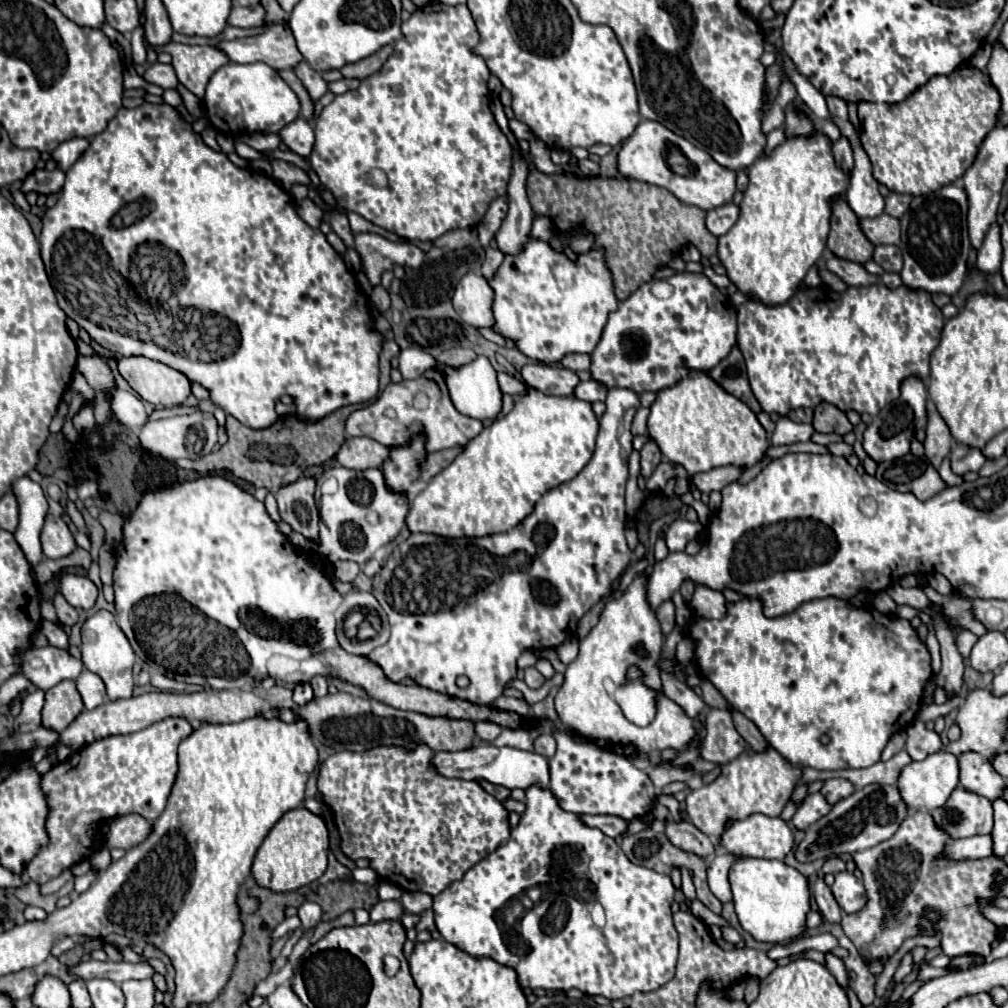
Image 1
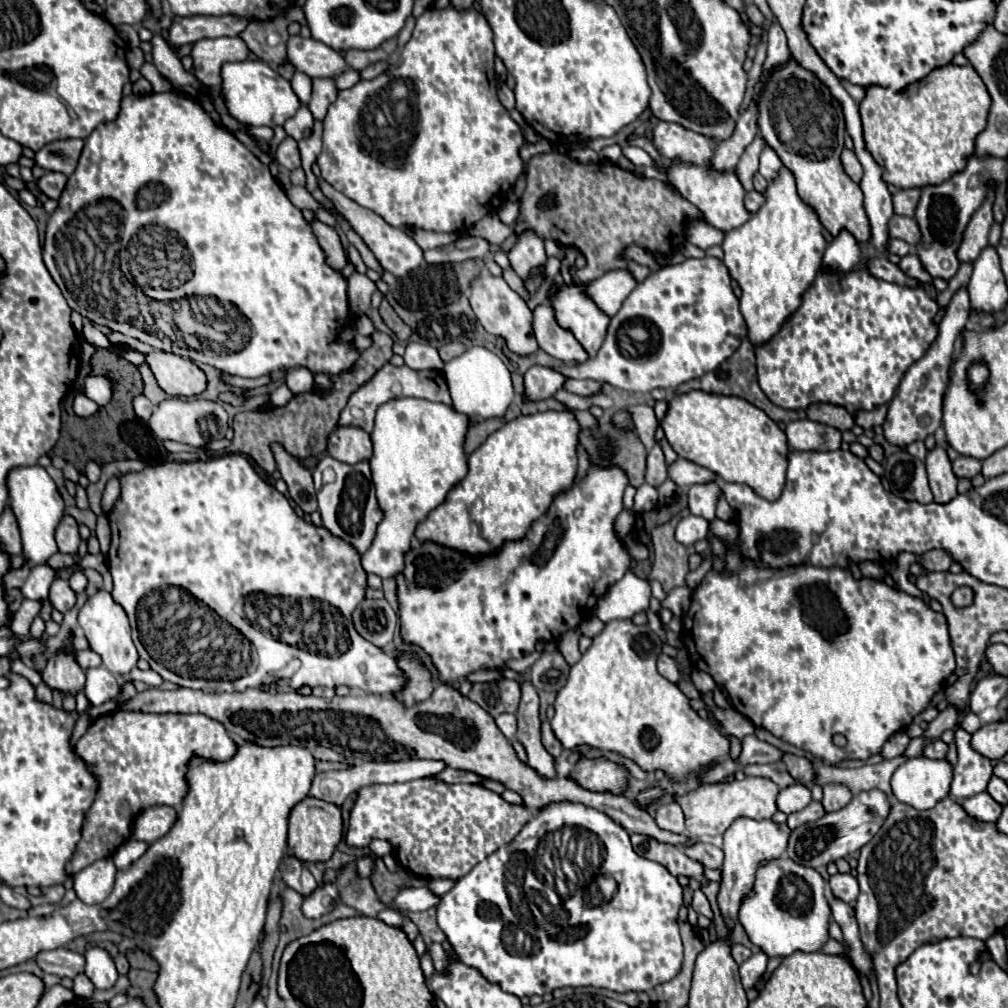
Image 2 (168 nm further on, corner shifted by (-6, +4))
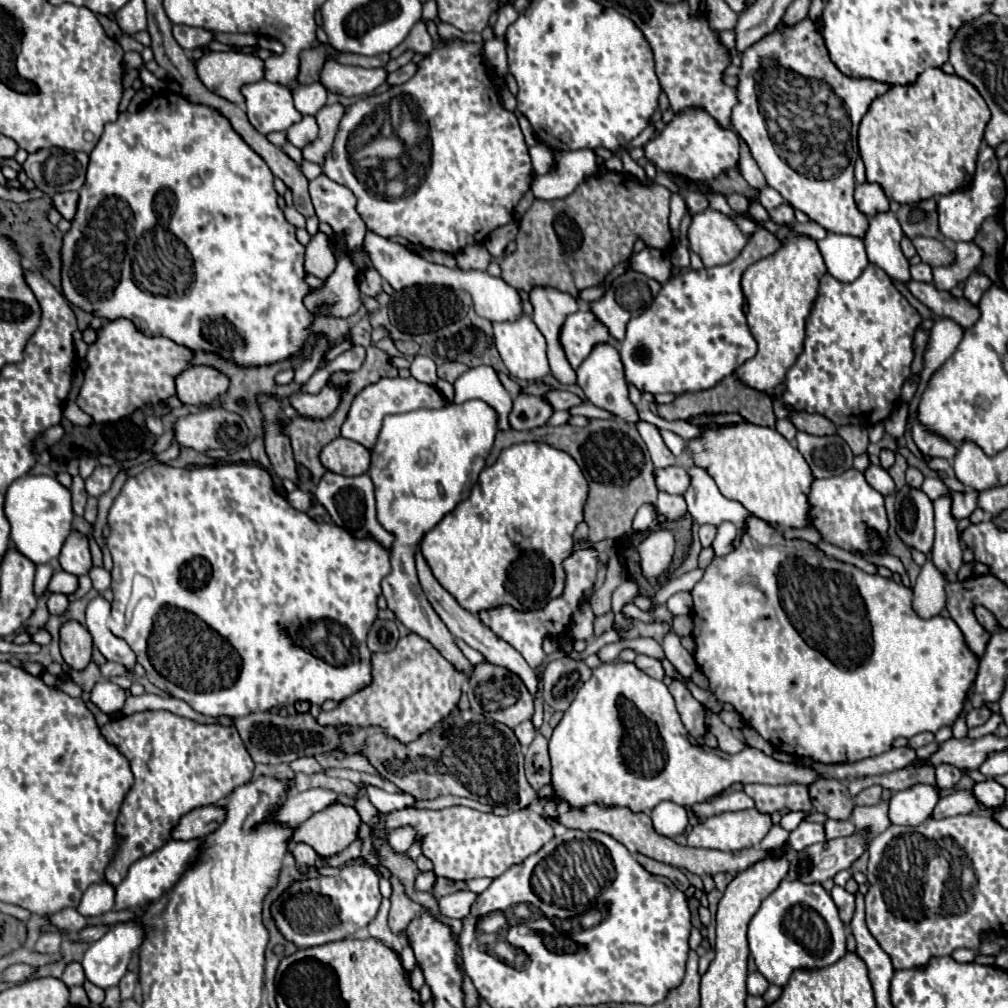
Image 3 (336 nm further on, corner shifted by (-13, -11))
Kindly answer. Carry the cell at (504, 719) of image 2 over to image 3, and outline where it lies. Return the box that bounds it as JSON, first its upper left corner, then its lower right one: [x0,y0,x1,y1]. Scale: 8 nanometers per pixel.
[514,721,536,749]

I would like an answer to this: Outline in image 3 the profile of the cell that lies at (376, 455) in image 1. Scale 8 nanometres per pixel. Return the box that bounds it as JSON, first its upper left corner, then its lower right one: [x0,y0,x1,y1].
[320,437,370,475]

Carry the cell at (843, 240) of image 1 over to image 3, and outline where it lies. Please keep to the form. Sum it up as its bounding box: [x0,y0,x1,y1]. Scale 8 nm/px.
[732,19,890,239]

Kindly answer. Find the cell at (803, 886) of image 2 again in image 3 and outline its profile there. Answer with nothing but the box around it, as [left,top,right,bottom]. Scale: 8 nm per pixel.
[748,877,846,987]

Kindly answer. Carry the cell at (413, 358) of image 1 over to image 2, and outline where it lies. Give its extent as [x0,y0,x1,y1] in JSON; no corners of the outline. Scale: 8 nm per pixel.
[403,342,443,370]

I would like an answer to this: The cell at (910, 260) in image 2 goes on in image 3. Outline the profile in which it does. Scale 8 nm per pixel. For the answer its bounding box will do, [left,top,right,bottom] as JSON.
[910,263,932,283]

